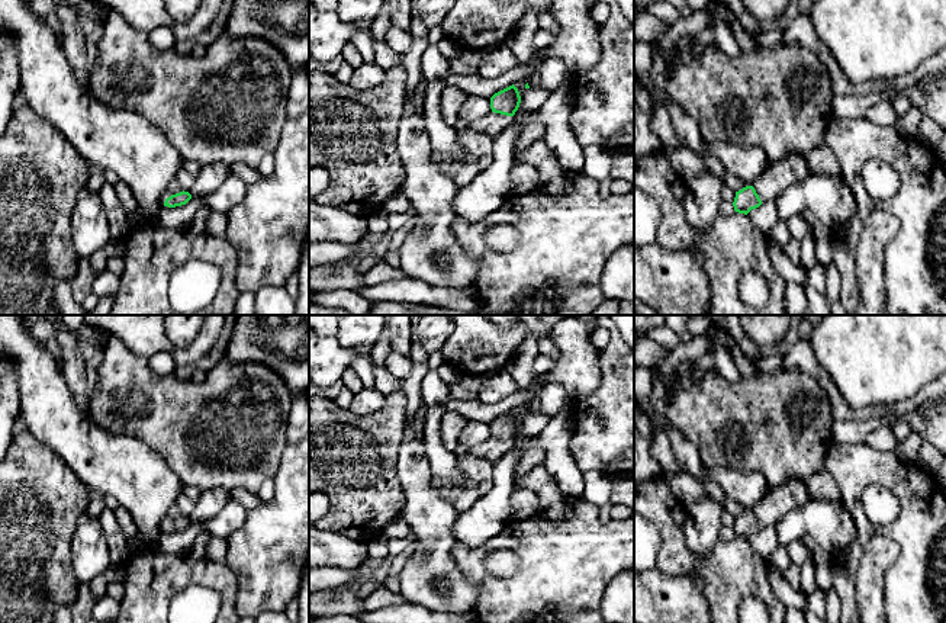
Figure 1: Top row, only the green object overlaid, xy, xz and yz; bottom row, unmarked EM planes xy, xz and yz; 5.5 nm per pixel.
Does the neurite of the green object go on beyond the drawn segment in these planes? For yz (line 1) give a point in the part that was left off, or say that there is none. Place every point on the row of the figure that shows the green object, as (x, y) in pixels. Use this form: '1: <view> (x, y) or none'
1: yz (785, 172)

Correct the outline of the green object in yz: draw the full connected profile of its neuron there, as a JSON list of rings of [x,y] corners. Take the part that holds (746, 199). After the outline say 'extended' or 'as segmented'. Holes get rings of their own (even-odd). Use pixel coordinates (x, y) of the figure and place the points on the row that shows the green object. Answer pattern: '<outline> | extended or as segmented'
[[[788,155],[769,164],[766,173],[753,184],[736,192],[734,211],[747,215],[762,203],[775,200],[788,186],[810,174],[802,155]]] | extended

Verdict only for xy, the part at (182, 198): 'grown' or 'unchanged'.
grown

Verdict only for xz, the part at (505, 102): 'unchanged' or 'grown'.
grown

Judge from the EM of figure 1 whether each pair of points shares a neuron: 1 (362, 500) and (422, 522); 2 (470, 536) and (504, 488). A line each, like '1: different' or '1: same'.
1: different
2: same

